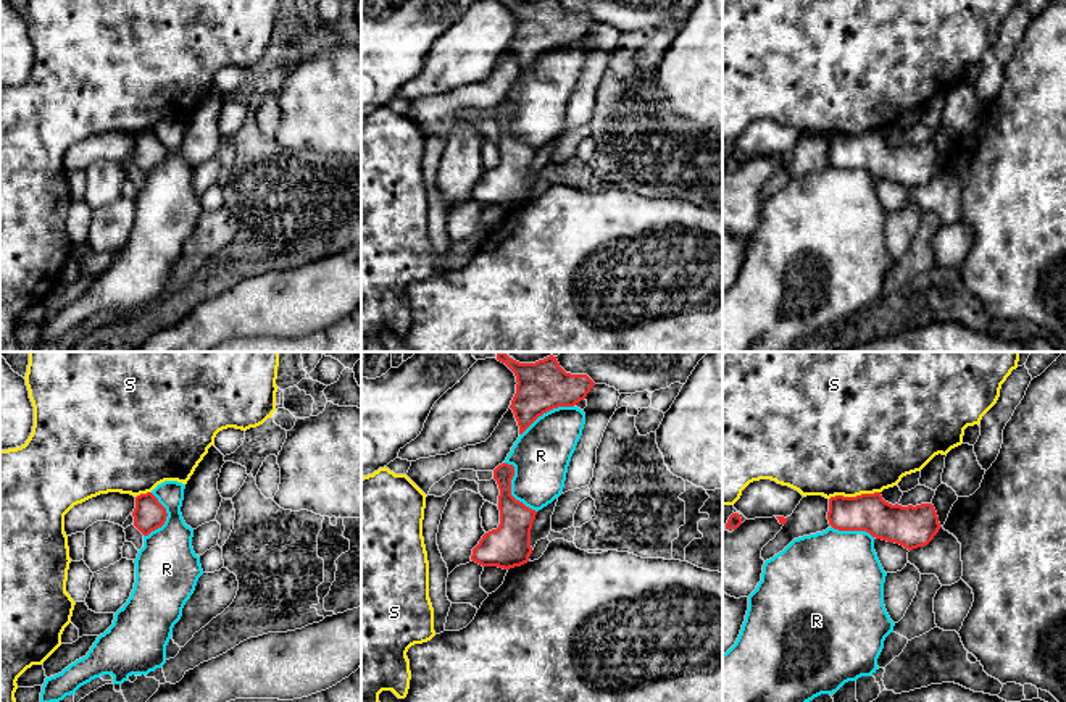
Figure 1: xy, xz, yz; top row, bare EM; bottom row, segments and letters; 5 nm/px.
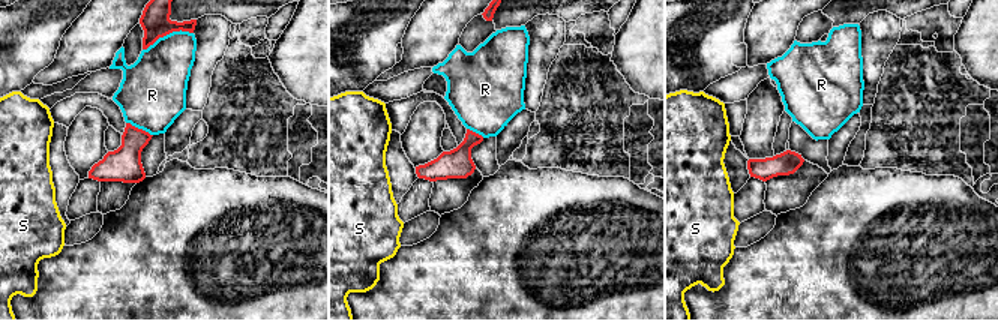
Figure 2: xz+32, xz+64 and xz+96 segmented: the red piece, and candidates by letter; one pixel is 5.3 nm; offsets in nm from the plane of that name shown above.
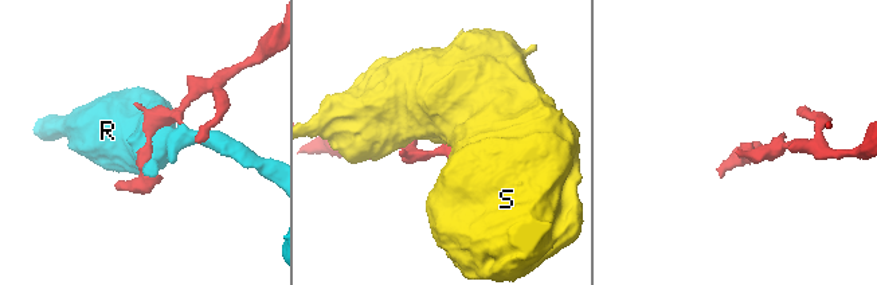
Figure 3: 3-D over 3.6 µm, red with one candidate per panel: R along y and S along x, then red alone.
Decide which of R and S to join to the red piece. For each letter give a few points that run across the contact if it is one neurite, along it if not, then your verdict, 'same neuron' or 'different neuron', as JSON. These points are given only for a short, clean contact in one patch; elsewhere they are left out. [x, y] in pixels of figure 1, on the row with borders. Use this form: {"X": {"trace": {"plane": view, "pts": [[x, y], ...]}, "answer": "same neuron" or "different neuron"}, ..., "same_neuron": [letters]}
{"R": {"answer": "different neuron"}, "S": {"answer": "different neuron"}, "same_neuron": []}

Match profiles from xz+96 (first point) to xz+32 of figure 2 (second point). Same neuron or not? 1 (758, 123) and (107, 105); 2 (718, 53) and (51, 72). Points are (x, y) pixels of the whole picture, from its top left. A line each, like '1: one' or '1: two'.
1: two
2: two

